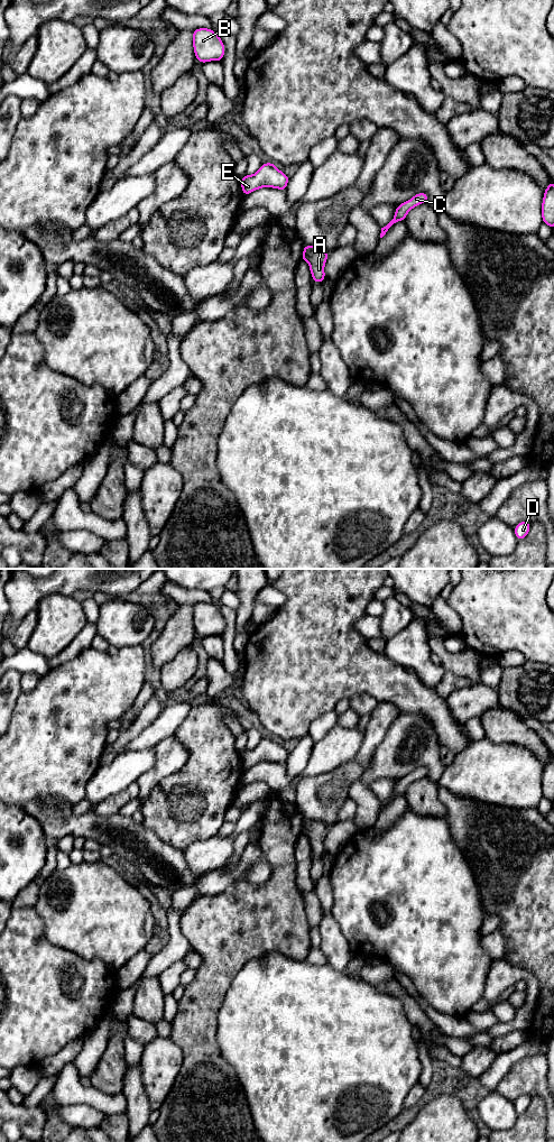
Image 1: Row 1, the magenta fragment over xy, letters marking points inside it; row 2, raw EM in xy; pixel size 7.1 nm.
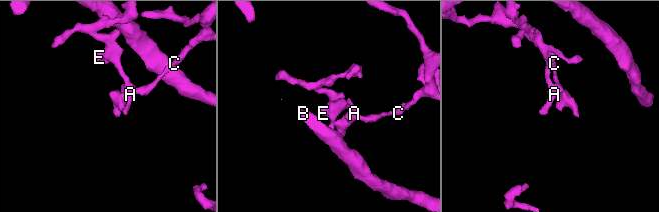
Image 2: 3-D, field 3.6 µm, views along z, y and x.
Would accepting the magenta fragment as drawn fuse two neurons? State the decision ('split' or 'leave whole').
split

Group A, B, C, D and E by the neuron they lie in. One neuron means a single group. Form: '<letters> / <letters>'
A E / B C D

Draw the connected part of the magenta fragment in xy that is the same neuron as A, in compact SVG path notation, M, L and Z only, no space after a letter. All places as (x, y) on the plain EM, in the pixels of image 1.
M310 820L311 823L311 835L310 835L310 845L312 848L312 854L315 857L323 857L325 854L324 840L329 830L329 827L315 820Z

